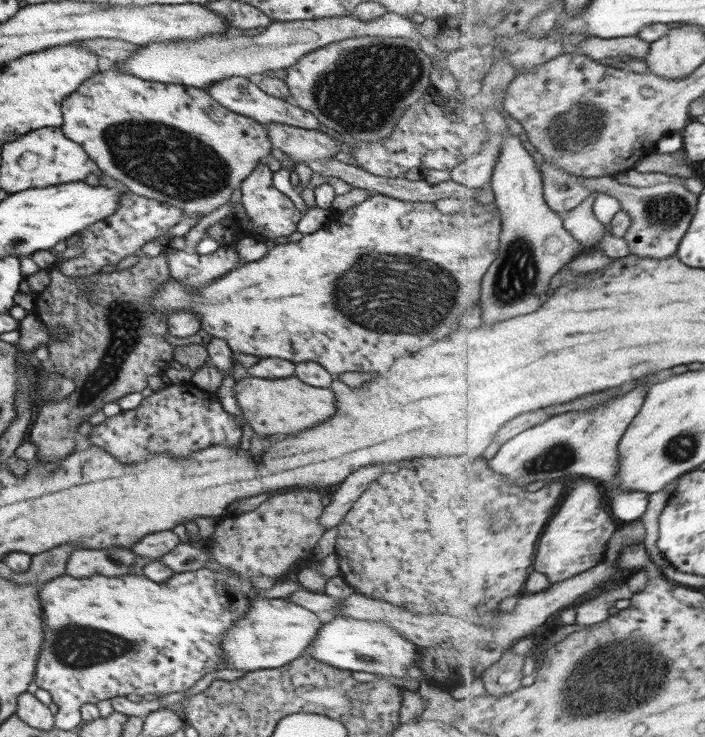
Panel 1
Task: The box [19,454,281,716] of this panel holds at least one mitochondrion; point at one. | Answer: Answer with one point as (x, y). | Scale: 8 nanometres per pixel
(76, 646)

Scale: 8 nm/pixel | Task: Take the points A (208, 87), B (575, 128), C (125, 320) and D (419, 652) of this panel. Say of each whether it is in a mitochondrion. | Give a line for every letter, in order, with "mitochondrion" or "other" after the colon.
A: other
B: mitochondrion
C: mitochondrion
D: other

